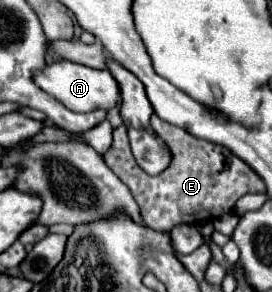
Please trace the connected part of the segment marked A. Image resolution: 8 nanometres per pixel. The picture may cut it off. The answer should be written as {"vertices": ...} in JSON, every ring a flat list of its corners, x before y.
{"vertices":[[67,60,53,62,53,64,45,66,43,70,33,72,33,82,73,112,91,112,91,110,97,110,97,108,109,110,119,100,119,84,111,76,111,72,95,70,95,68,75,64,75,62,67,62]]}

